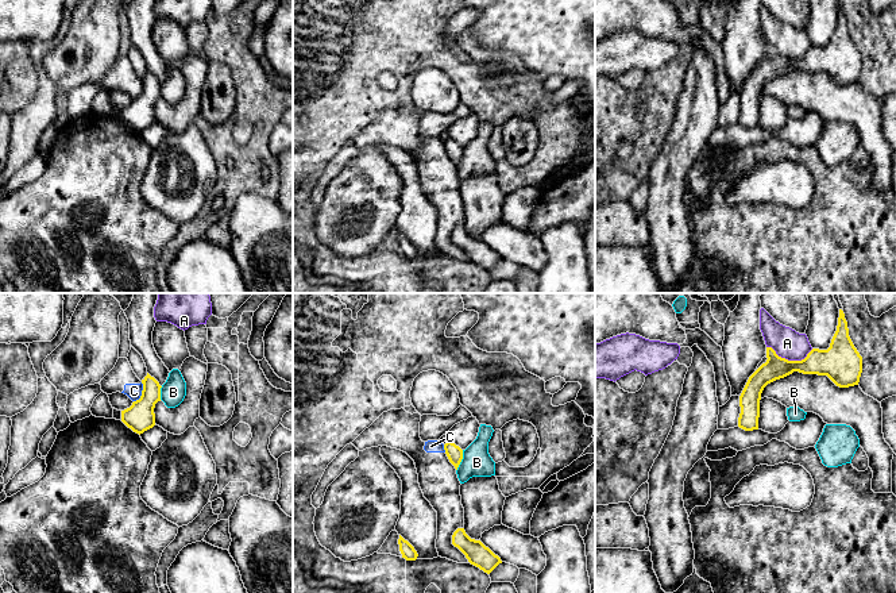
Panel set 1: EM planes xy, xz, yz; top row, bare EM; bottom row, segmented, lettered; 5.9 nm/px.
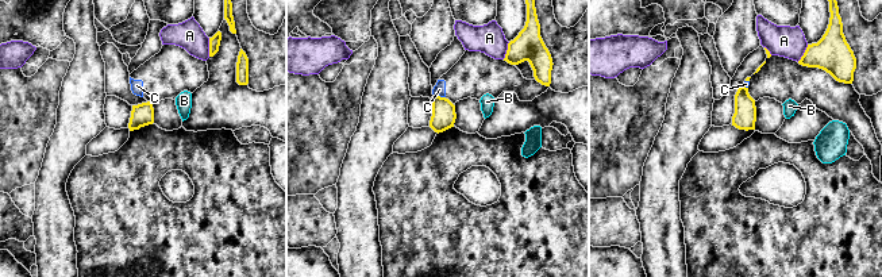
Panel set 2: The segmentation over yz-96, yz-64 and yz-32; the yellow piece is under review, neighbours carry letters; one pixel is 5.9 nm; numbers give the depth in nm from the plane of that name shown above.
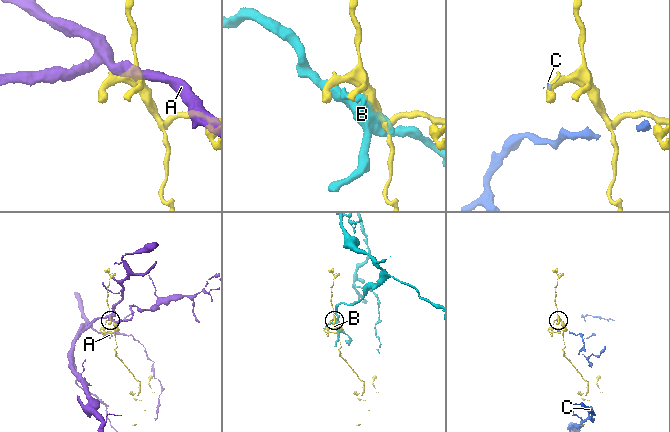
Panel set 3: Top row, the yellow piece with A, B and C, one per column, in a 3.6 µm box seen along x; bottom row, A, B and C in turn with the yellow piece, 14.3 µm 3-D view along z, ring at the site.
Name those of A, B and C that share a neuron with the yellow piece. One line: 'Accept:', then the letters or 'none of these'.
Accept: none of these

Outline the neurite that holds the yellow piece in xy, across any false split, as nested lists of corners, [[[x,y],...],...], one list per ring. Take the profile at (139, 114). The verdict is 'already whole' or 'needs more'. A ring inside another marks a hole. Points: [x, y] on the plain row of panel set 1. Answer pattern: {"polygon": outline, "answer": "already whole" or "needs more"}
{"polygon": [[[148,70],[142,77],[142,81],[143,88],[140,96],[134,99],[130,105],[121,108],[121,119],[139,132],[155,123],[154,105],[161,99],[162,85]]], "answer": "already whole"}

